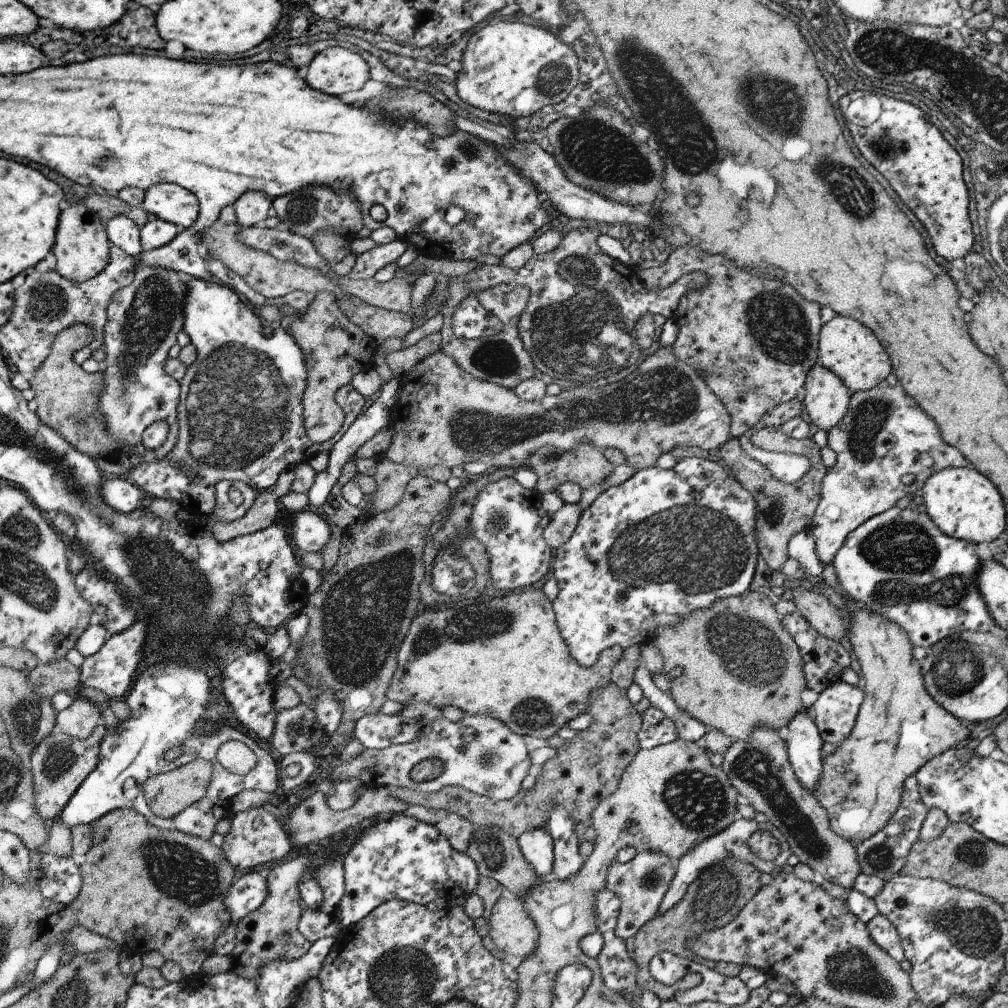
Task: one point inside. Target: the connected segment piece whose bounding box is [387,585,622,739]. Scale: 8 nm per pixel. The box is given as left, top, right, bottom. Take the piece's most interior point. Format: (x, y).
(505, 658)

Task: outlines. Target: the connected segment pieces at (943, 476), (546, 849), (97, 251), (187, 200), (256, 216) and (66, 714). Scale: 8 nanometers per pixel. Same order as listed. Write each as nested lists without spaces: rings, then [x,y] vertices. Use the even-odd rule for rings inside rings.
[[[946,467],[934,473],[923,486],[923,510],[949,537],[978,544],[996,540],[1006,530],[1006,510],[998,489],[986,476],[968,468]]]
[[[532,829],[522,833],[518,845],[524,858],[533,866],[534,872],[544,881],[552,878],[554,841],[546,829]]]
[[[84,203],[71,204],[63,212],[63,223],[58,226],[55,246],[55,269],[68,280],[83,283],[99,275],[110,262],[111,241],[107,236],[106,223]]]
[[[155,184],[144,192],[141,207],[163,221],[189,229],[199,218],[199,197],[179,184]]]
[[[248,191],[234,203],[238,224],[242,227],[262,224],[272,205],[274,200],[265,192]]]
[[[81,696],[67,709],[60,711],[55,719],[55,724],[60,726],[62,733],[76,739],[85,739],[102,722],[102,708]]]

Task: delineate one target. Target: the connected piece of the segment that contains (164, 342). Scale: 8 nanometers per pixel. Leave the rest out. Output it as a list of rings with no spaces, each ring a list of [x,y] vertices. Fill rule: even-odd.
[[[139,263],[139,266],[135,270],[135,280],[130,286],[126,288],[120,289],[119,291],[115,292],[114,298],[111,300],[110,306],[107,308],[107,324],[105,328],[105,336],[104,336],[104,343],[102,350],[105,352],[106,357],[103,360],[102,368],[100,373],[103,374],[103,392],[102,395],[99,396],[99,404],[102,406],[103,416],[106,417],[106,424],[107,424],[107,432],[111,434],[112,437],[115,438],[116,441],[120,443],[125,443],[128,447],[131,447],[129,450],[130,456],[132,454],[138,454],[141,456],[141,460],[144,462],[154,462],[154,461],[161,461],[163,458],[166,458],[166,455],[174,448],[174,443],[178,440],[179,437],[179,415],[178,415],[178,408],[179,408],[179,400],[180,400],[180,393],[181,393],[181,386],[179,381],[175,379],[171,374],[166,371],[166,364],[168,360],[168,350],[176,344],[176,334],[183,330],[184,324],[184,306],[186,306],[186,298],[187,292],[190,290],[190,280],[192,278],[180,278],[176,272],[173,270],[168,270],[165,268],[156,268],[151,266],[146,266]],[[157,420],[164,420],[170,426],[170,433],[168,435],[167,441],[157,450],[148,451],[142,445],[142,432],[150,426],[153,422]]]

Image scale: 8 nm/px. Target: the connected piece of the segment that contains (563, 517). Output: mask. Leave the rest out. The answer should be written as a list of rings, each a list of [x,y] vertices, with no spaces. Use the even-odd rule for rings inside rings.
[[[565,503],[551,515],[550,522],[544,527],[543,537],[552,550],[562,546],[572,536],[582,511],[578,503]]]

